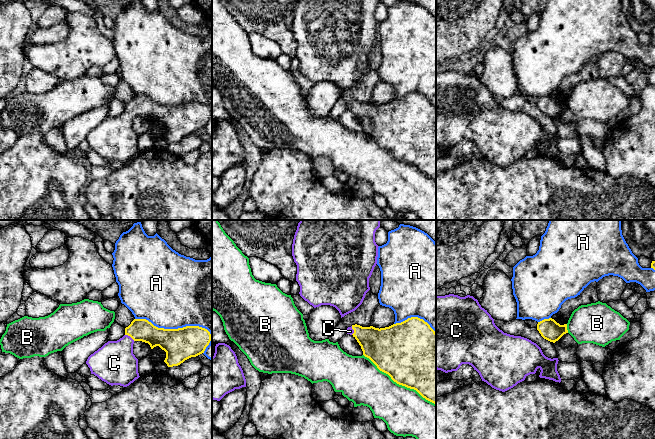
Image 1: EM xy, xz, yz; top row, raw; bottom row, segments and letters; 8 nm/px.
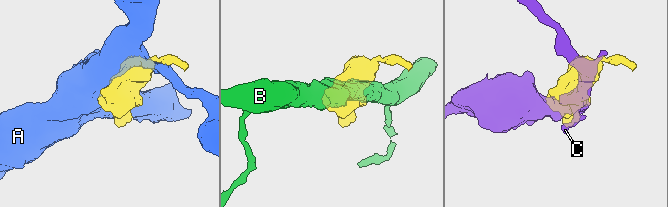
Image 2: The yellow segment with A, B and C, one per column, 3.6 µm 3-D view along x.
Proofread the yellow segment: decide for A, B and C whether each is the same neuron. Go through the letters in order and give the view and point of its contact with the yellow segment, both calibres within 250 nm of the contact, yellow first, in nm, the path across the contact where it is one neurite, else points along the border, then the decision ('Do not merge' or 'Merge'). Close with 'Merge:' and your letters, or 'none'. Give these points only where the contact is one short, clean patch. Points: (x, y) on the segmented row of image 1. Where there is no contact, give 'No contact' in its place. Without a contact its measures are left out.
A: Touches yellow at xy (176, 329). Thickness 260 nm (yellow) against 480 nm. Do not merge
B: Touches yellow at xz (399, 384). Thickness 500 nm (yellow) against 360 nm. Do not merge
C: Touches yellow at xy (130, 336). Thickness 180 nm (yellow) against 320 nm. Path across: xy (142, 330), (135, 331), (130, 336), (117, 356), (115, 363). Merge
Merge: C

